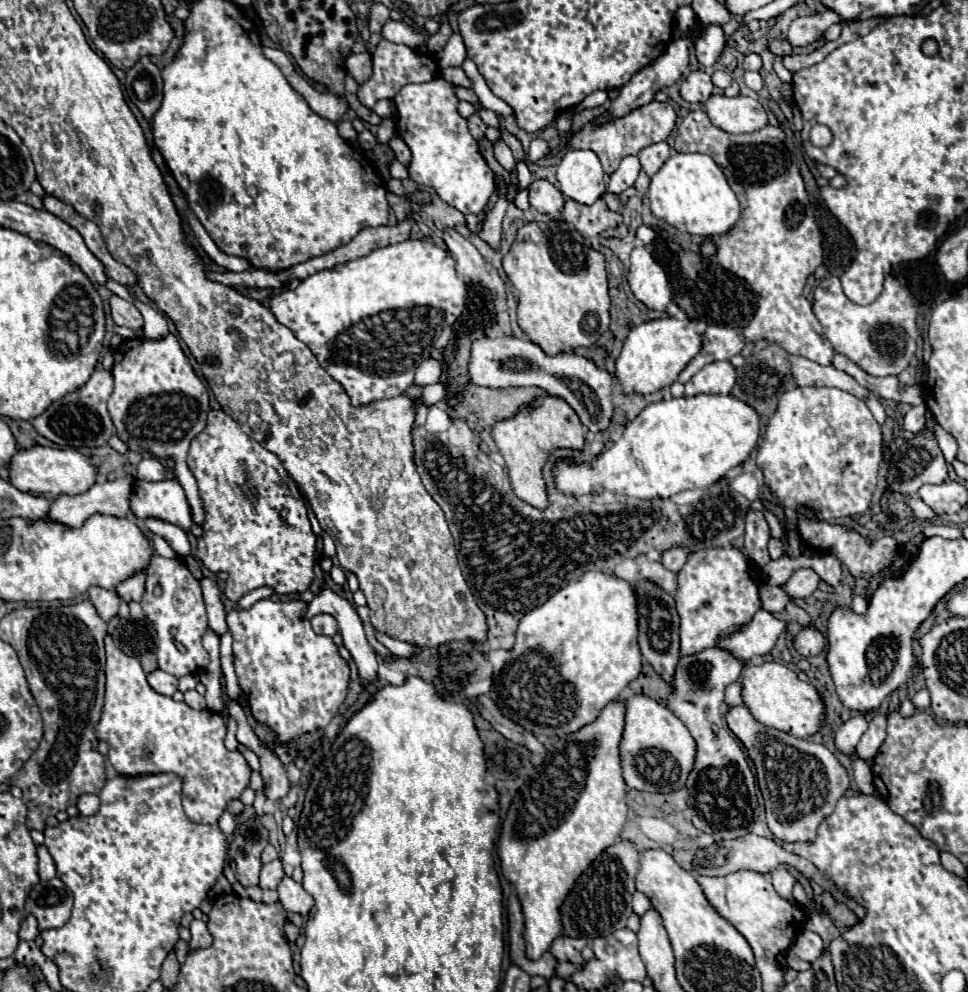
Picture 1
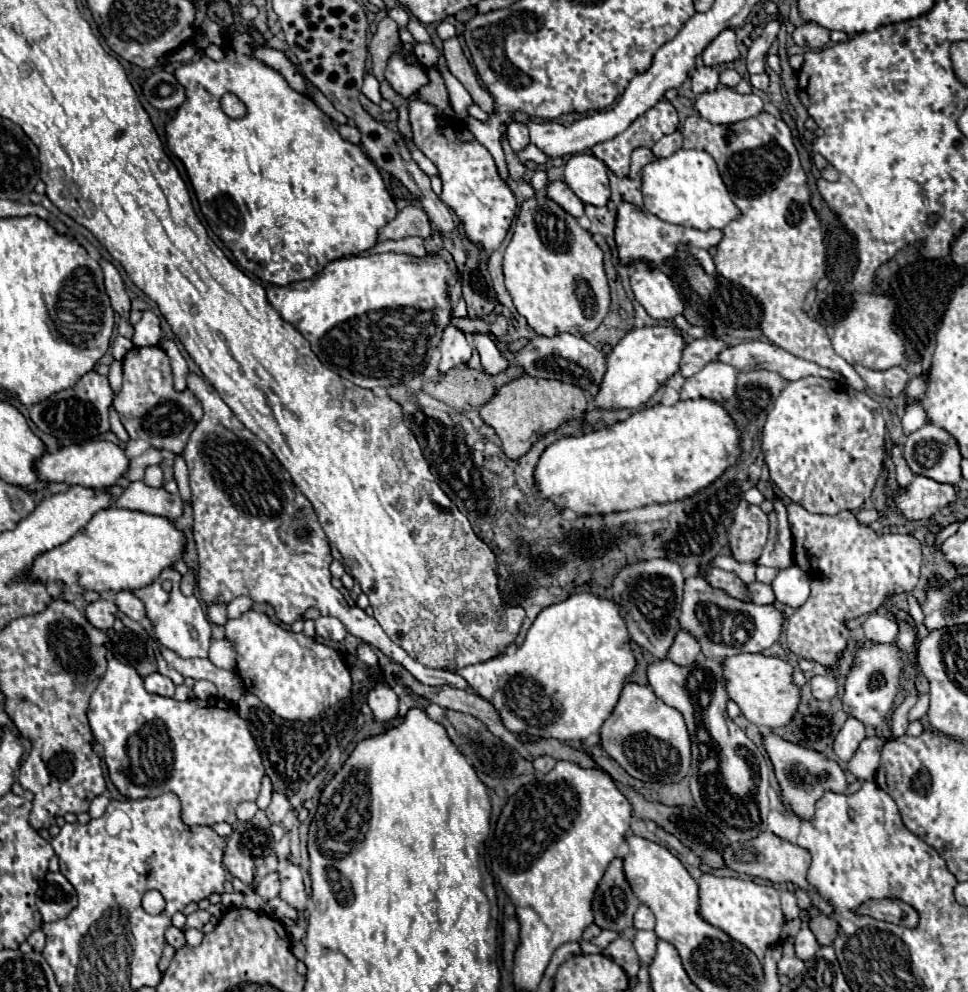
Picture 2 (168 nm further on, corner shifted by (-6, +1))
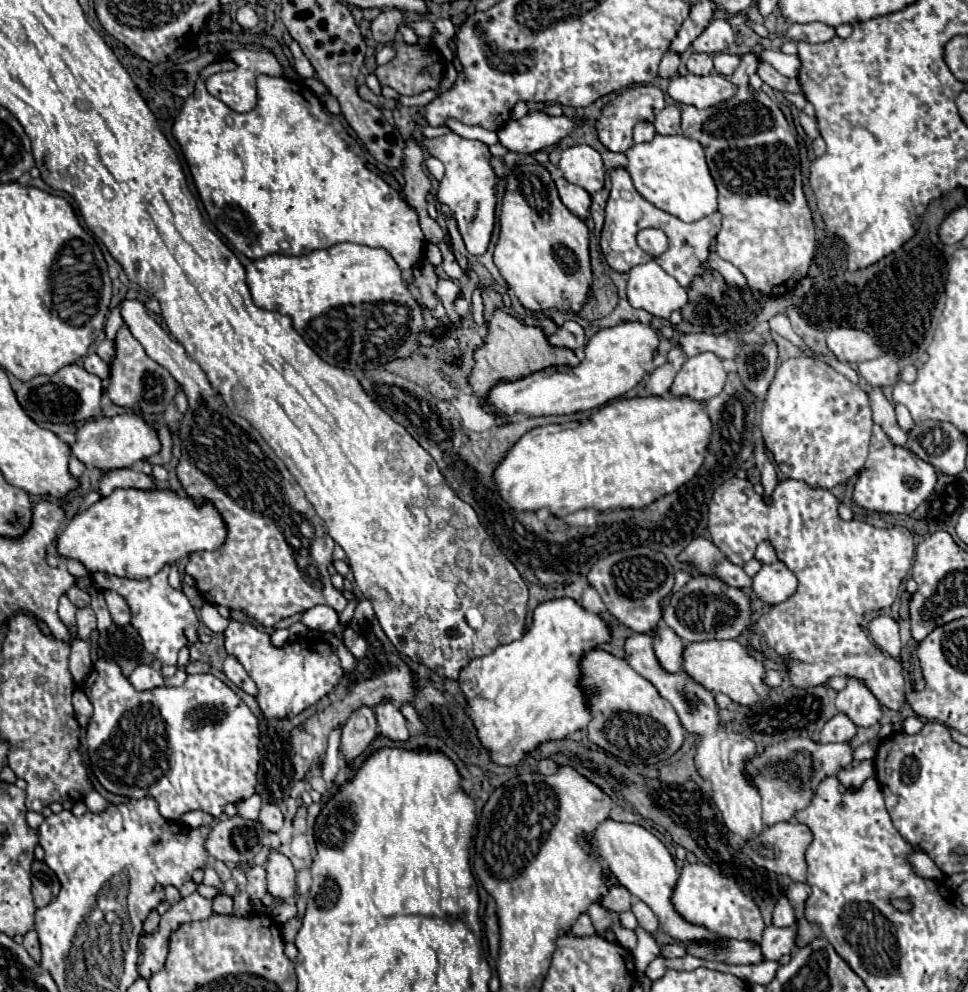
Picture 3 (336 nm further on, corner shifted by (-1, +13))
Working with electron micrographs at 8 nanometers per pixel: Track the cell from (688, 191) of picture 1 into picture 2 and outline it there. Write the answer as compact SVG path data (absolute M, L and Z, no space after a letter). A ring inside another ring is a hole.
M679 149L667 159L655 159L643 169L641 179L645 209L661 221L705 231L723 229L729 221L739 217L737 205L733 205L729 191L721 181L717 163L705 151Z

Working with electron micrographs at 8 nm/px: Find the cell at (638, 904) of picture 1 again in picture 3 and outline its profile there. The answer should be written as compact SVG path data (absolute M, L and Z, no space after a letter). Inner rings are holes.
M634 901L634 903L632 903L632 913L636 915L638 925L640 925L646 933L650 933L652 937L656 937L656 933L658 933L658 929L660 929L660 923L658 923L658 917L652 913L652 909L650 909L646 903L642 903L642 901Z

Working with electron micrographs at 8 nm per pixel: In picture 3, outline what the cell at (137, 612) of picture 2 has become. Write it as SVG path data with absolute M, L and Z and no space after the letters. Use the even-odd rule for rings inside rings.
M104 591L104 599L108 603L108 611L110 611L110 617L112 621L118 625L118 627L124 627L130 623L130 609L126 605L126 601L114 593L114 591Z

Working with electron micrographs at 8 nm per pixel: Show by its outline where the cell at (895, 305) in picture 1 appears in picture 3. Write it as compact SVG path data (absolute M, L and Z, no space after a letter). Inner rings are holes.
M848 327L832 329L828 333L826 345L836 355L838 361L846 361L852 365L858 365L860 361L876 359L880 355L880 347L876 345L872 335Z

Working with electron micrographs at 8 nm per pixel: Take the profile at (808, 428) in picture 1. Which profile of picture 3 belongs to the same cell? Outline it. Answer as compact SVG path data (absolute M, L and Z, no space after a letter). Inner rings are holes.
M802 355L780 363L768 389L760 429L782 473L812 487L832 489L856 477L868 457L872 411L866 391L828 363Z

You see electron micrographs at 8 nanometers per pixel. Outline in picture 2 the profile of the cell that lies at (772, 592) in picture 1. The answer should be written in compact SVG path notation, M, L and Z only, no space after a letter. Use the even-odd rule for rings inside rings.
M755 581L755 583L749 583L747 587L749 587L749 591L751 591L751 595L753 595L753 601L755 601L757 605L771 605L771 603L775 603L771 585L765 585L765 583Z

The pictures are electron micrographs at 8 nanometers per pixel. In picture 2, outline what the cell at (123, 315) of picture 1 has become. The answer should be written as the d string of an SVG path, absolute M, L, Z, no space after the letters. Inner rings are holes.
M145 309L143 319L135 325L135 333L131 337L135 347L145 347L145 345L157 345L161 339L161 327L159 327L159 317Z

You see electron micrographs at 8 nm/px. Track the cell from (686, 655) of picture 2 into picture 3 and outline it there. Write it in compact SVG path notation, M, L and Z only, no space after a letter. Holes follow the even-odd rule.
M662 627L654 635L654 653L664 671L668 671L668 673L680 671L682 651L684 651L684 641L680 641L680 637L676 637L676 633L672 633L672 629Z

